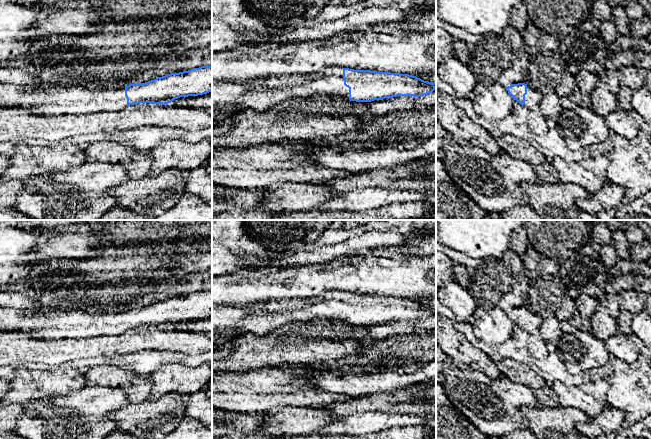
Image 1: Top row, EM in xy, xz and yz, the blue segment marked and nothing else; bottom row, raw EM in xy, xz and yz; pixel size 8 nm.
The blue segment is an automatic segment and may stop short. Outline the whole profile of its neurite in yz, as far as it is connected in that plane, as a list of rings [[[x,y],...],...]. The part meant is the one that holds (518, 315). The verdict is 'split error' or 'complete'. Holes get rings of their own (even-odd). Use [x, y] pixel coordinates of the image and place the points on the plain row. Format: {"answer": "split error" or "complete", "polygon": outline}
{"answer": "split error", "polygon": [[[525,307],[511,308],[506,312],[508,317],[520,328],[528,333],[539,333],[543,318],[531,312]]]}

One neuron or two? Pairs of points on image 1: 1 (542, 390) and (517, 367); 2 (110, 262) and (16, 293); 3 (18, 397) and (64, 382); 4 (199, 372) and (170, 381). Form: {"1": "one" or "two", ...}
{"1": "one", "2": "two", "3": "one", "4": "one"}

